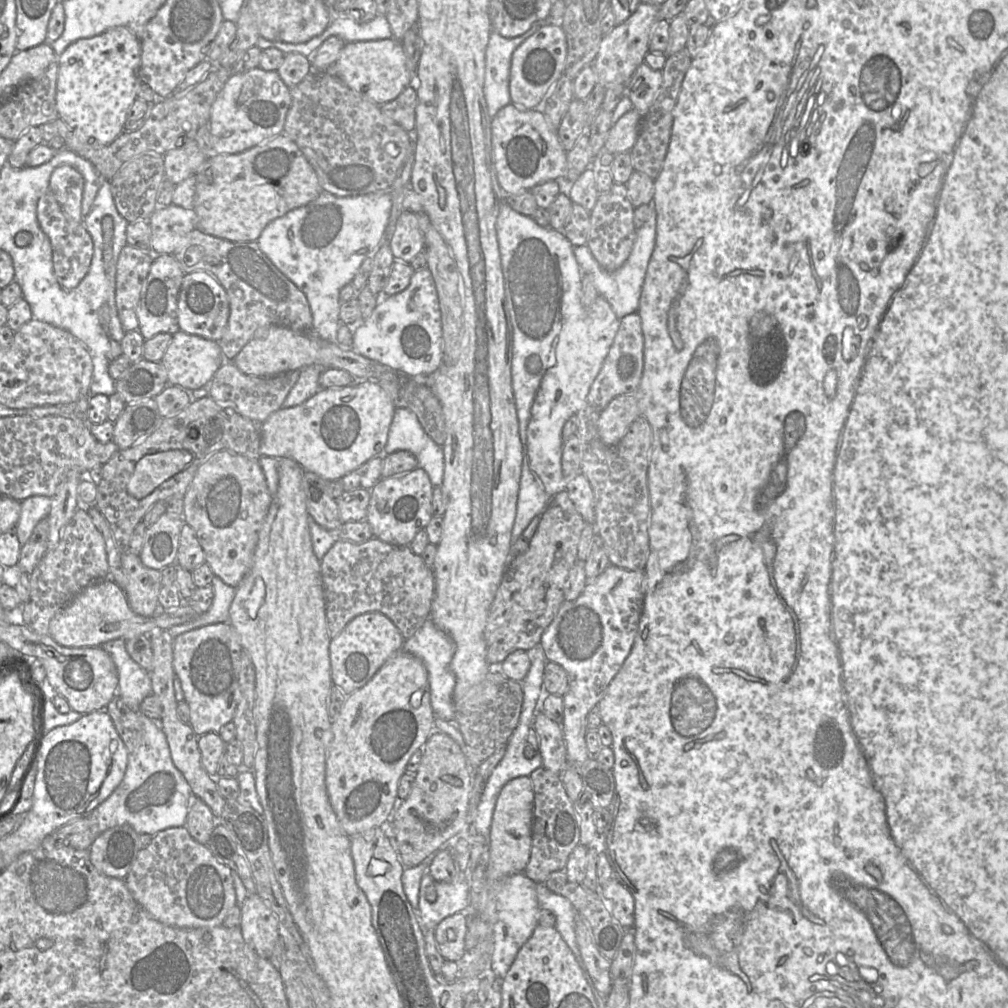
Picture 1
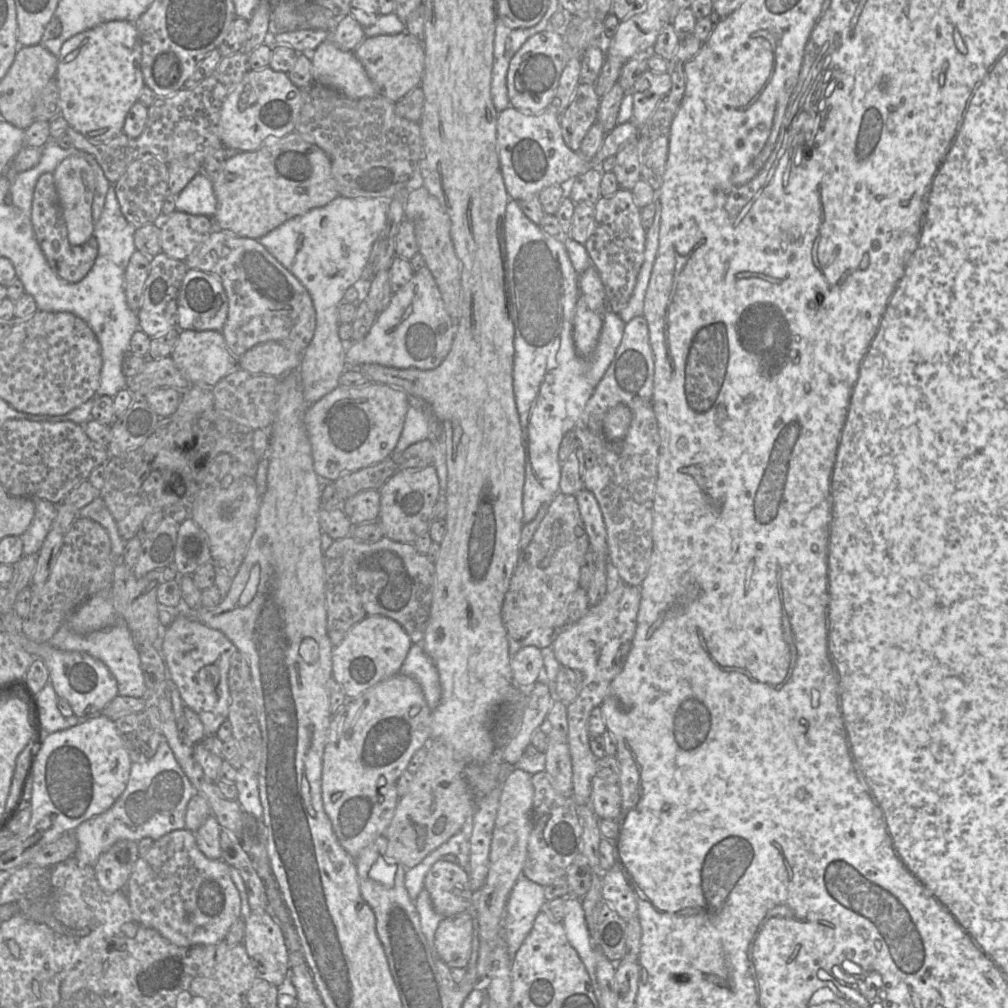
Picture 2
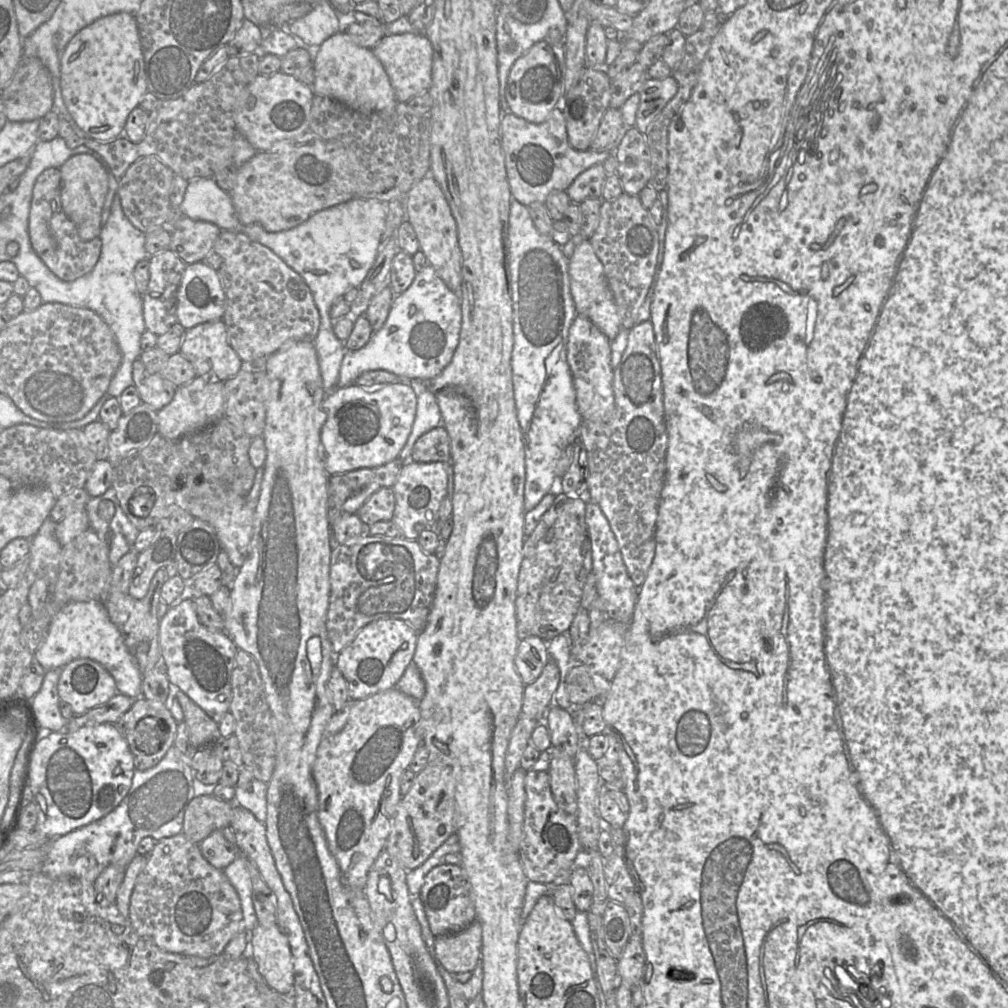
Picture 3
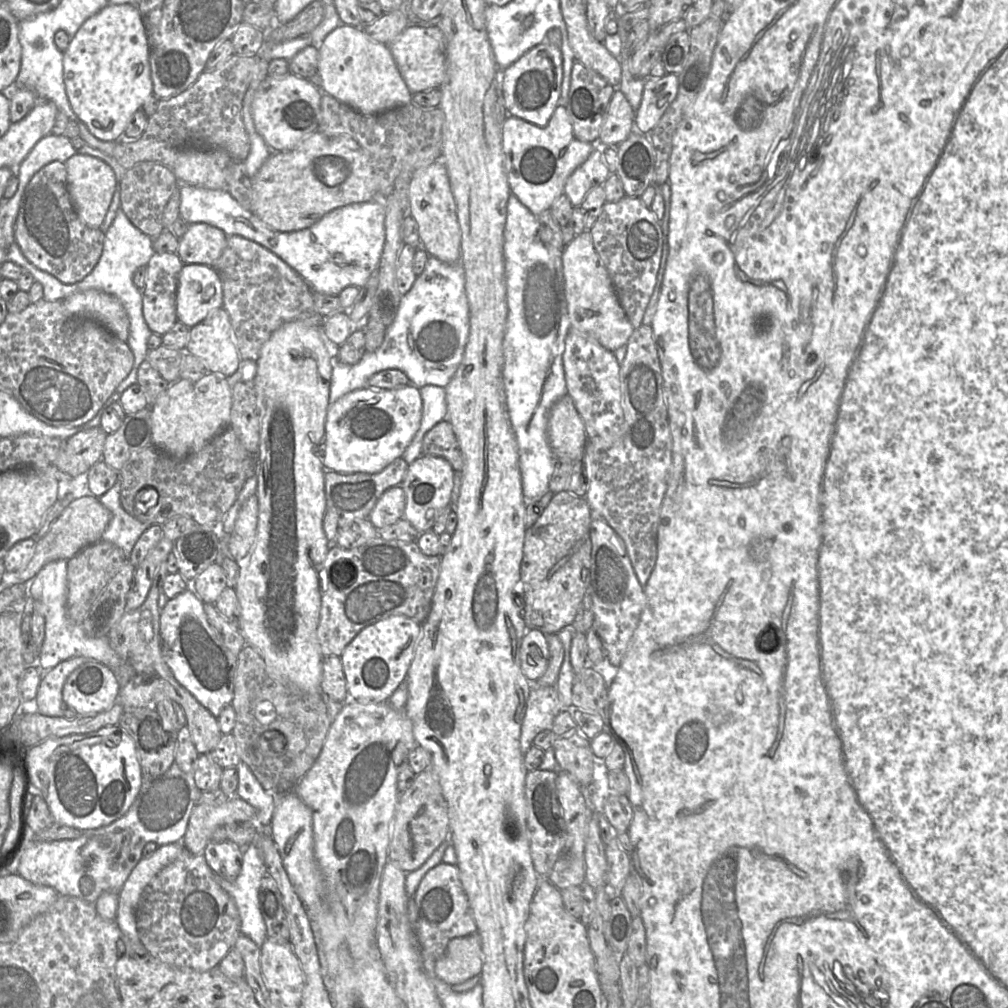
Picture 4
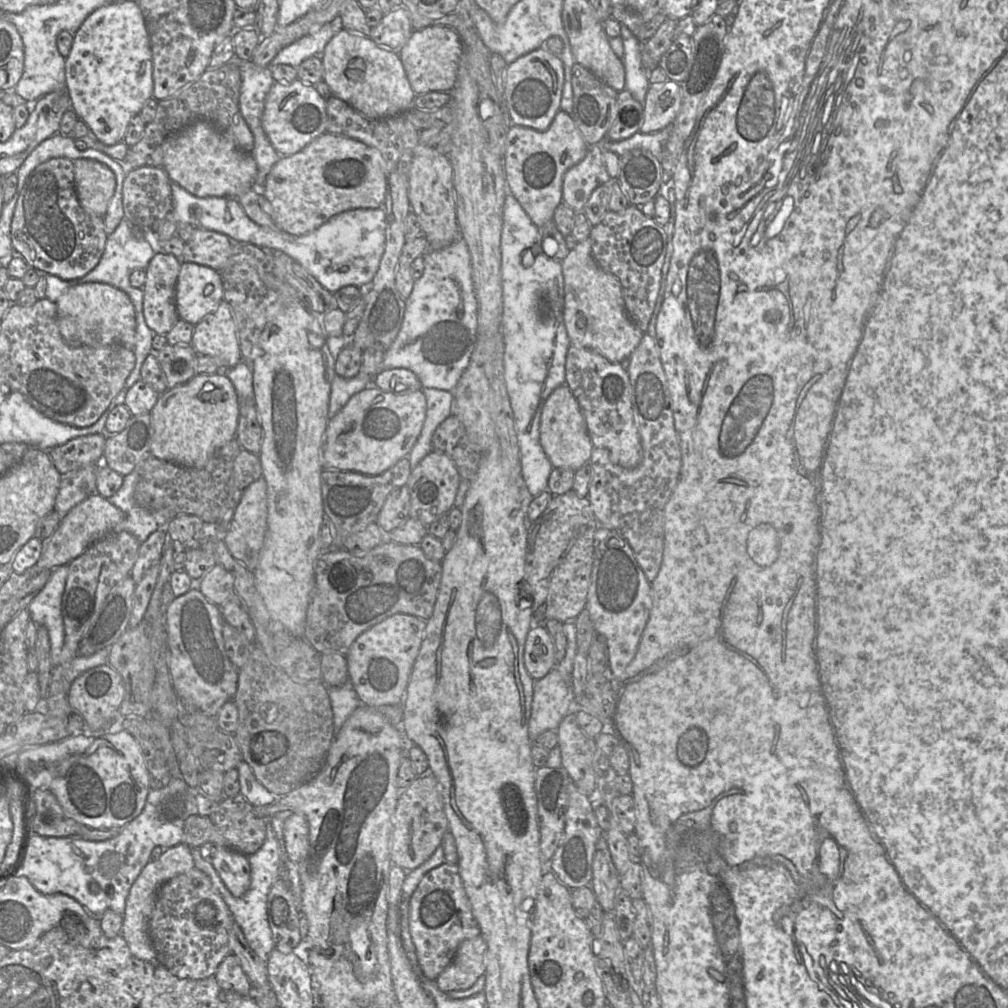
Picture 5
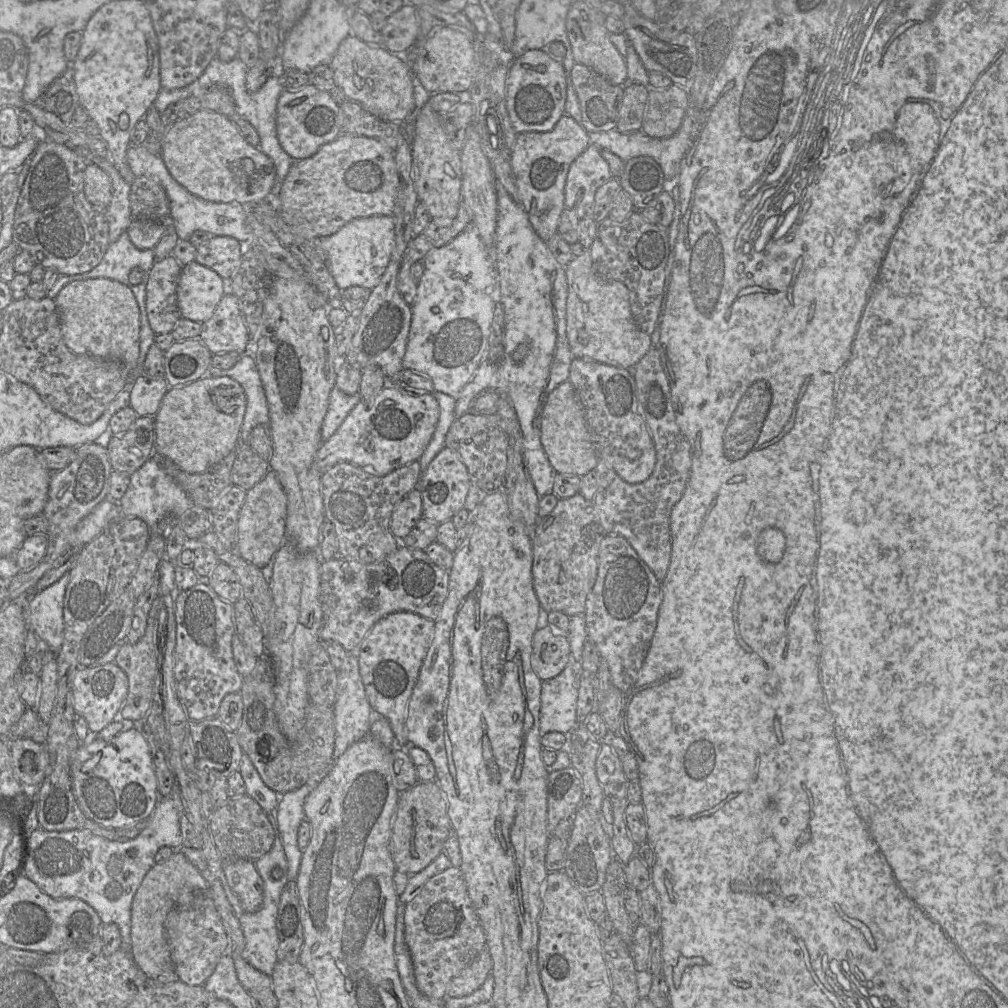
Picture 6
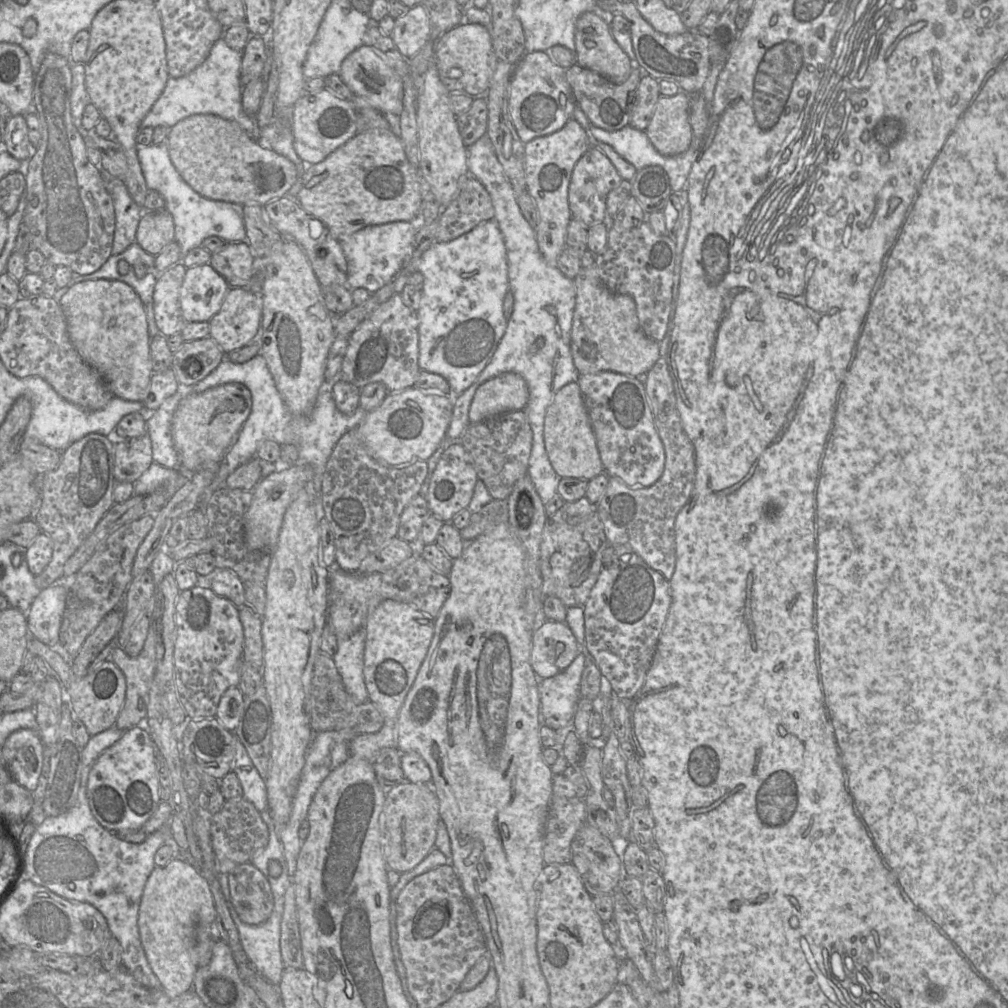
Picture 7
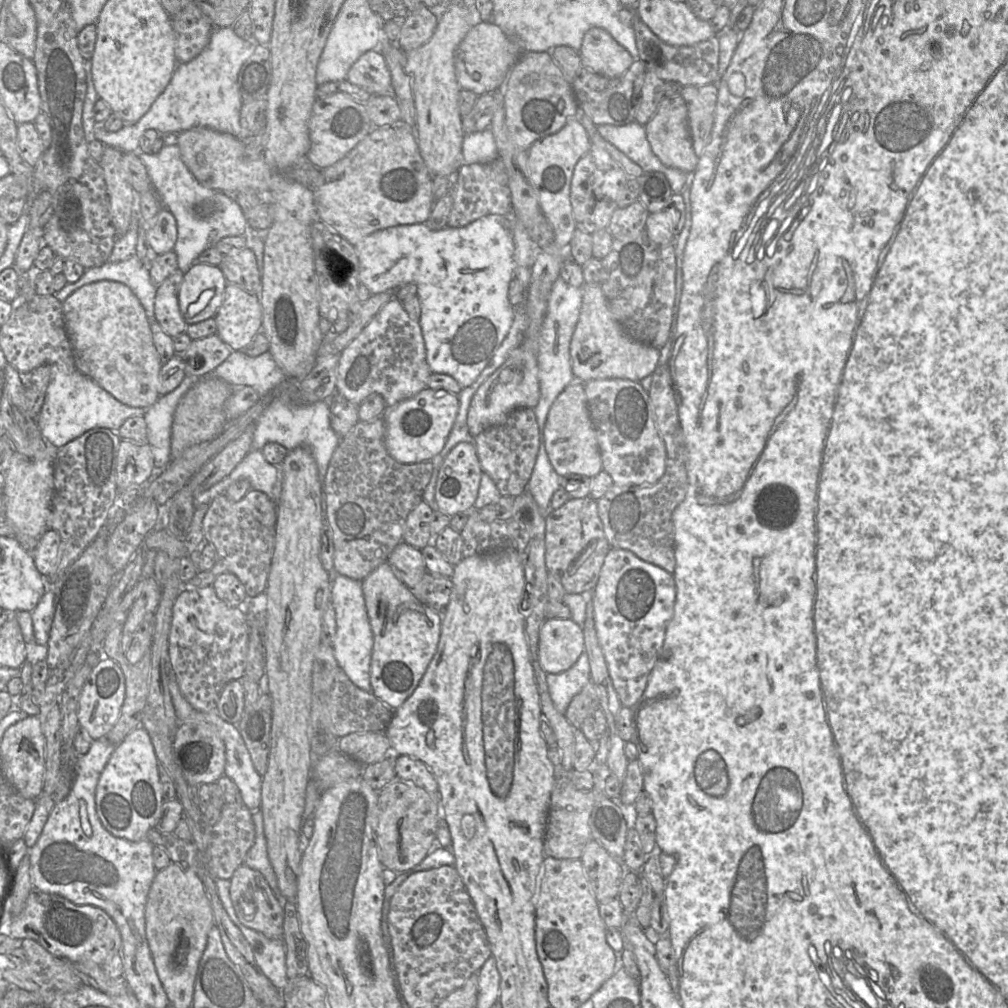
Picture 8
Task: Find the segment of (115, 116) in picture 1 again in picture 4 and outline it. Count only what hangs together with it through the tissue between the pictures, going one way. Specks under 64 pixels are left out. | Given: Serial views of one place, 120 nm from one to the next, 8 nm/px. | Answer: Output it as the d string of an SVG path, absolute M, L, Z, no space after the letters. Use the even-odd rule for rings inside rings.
M136 5L103 8L88 18L63 53L63 80L72 110L102 141L120 141L131 116L153 95L148 38Z

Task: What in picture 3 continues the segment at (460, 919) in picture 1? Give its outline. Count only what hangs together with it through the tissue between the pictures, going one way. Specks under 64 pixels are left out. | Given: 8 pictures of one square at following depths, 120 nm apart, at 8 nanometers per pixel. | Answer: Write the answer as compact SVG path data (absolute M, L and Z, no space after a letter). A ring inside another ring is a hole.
M475 919L460 932L436 937L436 964L440 963L450 974L472 973L480 962L481 944L482 928Z

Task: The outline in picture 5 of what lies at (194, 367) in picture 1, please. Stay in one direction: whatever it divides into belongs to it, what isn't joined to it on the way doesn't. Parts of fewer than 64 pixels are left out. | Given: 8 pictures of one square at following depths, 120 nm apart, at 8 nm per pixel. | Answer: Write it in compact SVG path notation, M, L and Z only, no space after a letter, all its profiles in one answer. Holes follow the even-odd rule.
M222 299L215 311L194 326L190 344L198 355L218 359L221 369L231 368L242 360L232 309L227 301Z

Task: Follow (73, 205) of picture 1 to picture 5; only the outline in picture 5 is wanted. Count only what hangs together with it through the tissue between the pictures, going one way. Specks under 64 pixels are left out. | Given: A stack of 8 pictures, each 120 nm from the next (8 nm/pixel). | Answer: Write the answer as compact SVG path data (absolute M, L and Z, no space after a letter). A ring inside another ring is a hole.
M77 158L73 164L80 204L88 212L104 218L115 192L115 174L107 165L93 159Z

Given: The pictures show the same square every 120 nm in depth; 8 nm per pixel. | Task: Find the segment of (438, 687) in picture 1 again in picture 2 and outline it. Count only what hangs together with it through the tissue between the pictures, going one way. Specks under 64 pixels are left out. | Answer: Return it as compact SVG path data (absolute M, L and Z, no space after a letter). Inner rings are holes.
M421 642L412 644L400 668L400 673L413 678L421 686L431 710L438 706L442 693L439 674Z

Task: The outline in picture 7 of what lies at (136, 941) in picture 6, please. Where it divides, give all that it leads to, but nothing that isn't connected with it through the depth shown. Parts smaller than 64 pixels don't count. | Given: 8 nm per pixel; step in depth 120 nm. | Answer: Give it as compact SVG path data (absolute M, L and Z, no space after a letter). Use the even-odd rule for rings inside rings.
M174 857L165 866L156 866L152 870L142 893L137 924L140 941L149 966L167 996L174 998L193 989L197 970L195 930L199 924L213 924L215 919L216 910L209 883L193 864L182 858Z

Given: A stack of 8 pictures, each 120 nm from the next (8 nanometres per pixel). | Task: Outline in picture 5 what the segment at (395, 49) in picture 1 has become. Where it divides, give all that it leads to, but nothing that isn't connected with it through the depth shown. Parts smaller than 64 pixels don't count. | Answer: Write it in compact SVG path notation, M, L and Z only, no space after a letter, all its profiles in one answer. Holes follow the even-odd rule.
M430 26L413 30L398 54L416 95L434 91L450 92L456 85L457 72L463 56L463 42L458 33L447 26Z

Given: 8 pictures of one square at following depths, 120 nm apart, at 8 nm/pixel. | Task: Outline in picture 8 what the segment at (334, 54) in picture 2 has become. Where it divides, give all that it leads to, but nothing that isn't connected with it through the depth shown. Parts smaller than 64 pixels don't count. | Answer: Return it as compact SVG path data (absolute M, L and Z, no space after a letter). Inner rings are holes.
M369 50L350 67L346 80L372 96L392 94L392 81L385 58L378 50Z

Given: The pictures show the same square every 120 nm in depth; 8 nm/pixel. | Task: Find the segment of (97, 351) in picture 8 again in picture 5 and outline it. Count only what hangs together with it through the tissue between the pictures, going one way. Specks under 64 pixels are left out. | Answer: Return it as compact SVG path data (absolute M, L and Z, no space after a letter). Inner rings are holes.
M88 282L68 288L55 302L58 327L63 340L71 347L99 347L121 344L134 351L136 317L133 303L122 290L106 283Z

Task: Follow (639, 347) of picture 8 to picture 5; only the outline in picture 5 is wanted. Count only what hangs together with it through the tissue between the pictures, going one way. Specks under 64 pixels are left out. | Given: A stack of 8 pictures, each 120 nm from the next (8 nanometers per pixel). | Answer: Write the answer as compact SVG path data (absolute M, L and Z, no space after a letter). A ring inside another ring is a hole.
M590 239L578 242L561 261L564 277L564 323L571 345L593 351L612 363L629 359L644 333L630 320L625 308L619 280L601 269L592 256Z

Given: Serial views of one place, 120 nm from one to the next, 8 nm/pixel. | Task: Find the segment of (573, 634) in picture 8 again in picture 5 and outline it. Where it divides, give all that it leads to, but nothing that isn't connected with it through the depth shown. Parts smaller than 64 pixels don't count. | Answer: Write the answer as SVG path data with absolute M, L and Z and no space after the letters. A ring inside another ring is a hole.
M545 626L528 632L524 648L524 664L534 680L546 676L557 664L554 639Z

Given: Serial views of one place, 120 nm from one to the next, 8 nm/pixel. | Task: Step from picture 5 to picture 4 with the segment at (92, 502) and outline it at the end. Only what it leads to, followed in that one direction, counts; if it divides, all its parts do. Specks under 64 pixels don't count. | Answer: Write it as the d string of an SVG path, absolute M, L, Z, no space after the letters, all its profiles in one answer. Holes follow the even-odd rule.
M85 496L73 500L52 524L47 534L36 540L33 556L16 574L8 574L8 583L27 584L48 563L55 560L69 560L82 549L102 540L102 535L111 520L111 512L95 496Z

